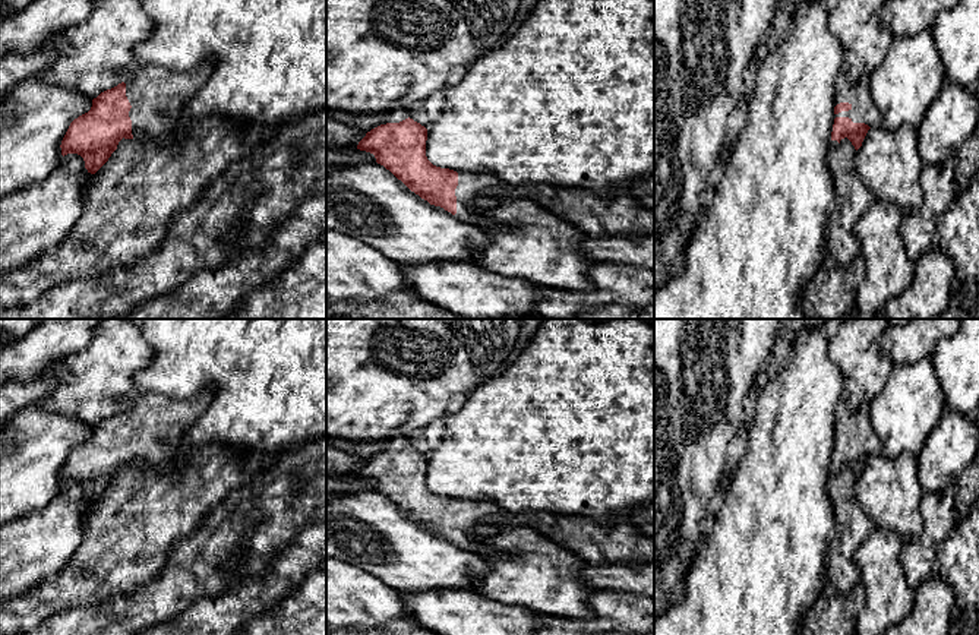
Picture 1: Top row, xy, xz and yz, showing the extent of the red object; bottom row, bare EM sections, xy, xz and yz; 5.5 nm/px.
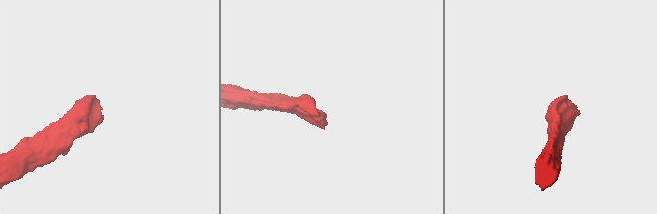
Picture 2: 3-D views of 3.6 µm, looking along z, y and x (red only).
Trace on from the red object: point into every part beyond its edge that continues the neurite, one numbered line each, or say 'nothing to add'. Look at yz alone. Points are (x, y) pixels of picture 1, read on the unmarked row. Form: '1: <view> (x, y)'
1: yz (858, 422)

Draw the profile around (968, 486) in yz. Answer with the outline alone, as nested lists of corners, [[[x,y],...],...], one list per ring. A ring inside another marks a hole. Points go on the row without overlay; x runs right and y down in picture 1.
[[[979,445],[975,459],[960,476],[957,484],[957,495],[954,502],[956,519],[963,519],[979,497]]]

